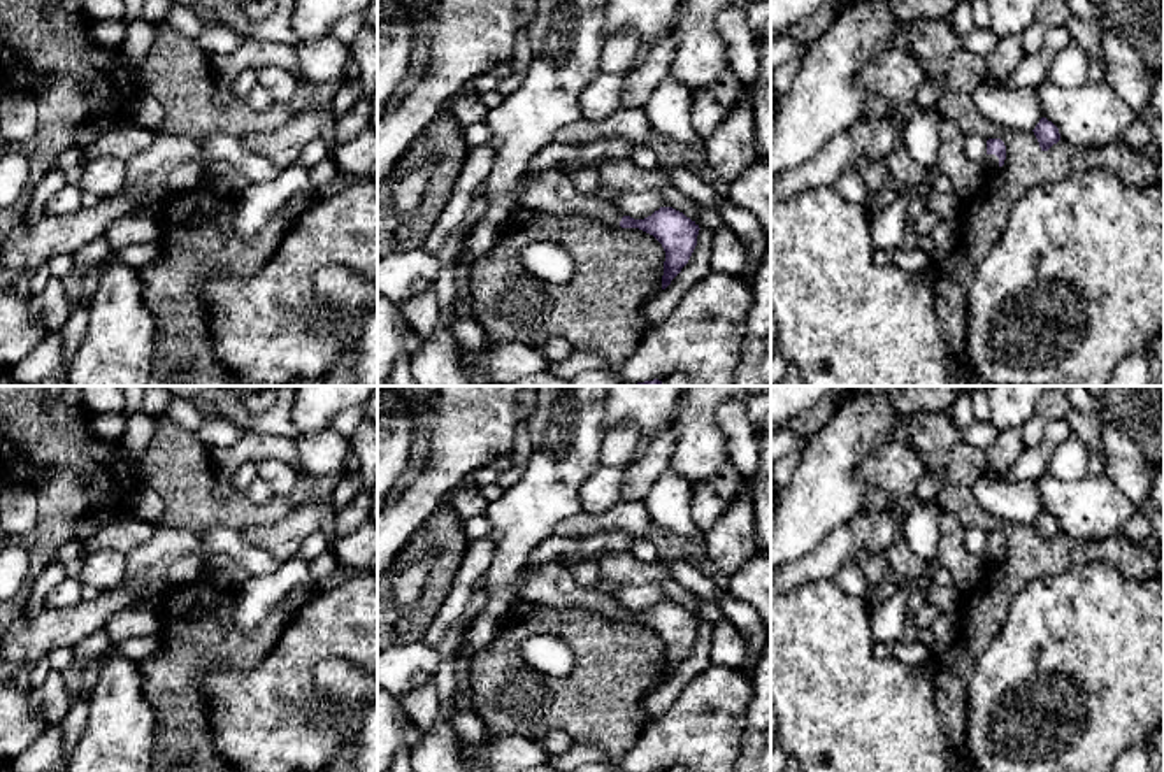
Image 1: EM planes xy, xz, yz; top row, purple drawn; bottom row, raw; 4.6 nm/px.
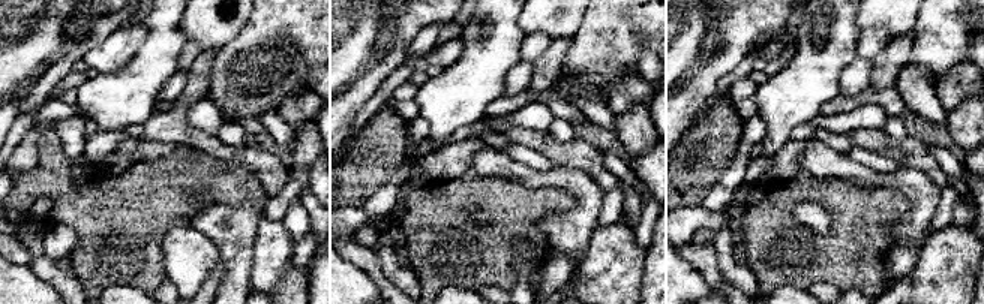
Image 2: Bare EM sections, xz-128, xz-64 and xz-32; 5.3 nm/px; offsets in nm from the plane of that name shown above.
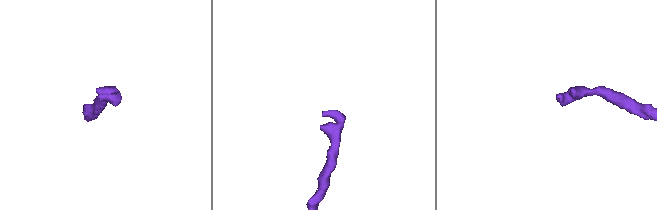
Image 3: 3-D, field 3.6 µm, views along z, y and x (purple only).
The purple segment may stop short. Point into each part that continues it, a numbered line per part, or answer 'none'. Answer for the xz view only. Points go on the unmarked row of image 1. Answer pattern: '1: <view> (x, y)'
1: xz (552, 585)

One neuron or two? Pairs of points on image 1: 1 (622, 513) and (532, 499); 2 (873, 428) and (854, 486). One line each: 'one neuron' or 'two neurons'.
1: two neurons
2: one neuron

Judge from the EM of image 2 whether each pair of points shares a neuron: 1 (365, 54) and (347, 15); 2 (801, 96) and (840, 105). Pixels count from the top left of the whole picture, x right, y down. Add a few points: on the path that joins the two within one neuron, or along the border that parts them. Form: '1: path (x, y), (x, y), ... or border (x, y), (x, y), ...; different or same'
1: path (356, 45), (347, 36), (347, 24); same
2: border (840, 95), (830, 99), (819, 113); different

